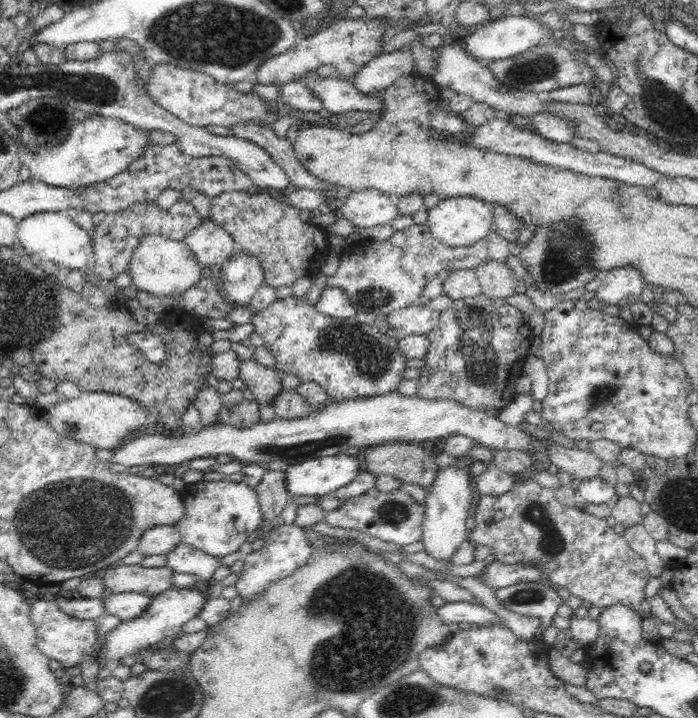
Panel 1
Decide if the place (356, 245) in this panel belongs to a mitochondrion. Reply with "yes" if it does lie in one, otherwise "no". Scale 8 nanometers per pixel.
no

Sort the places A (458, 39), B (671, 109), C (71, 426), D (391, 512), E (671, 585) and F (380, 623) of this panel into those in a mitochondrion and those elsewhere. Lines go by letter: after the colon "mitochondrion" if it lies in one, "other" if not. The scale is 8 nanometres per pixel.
A: other
B: mitochondrion
C: mitochondrion
D: mitochondrion
E: other
F: mitochondrion

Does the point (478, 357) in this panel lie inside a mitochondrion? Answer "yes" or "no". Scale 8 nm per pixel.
yes

